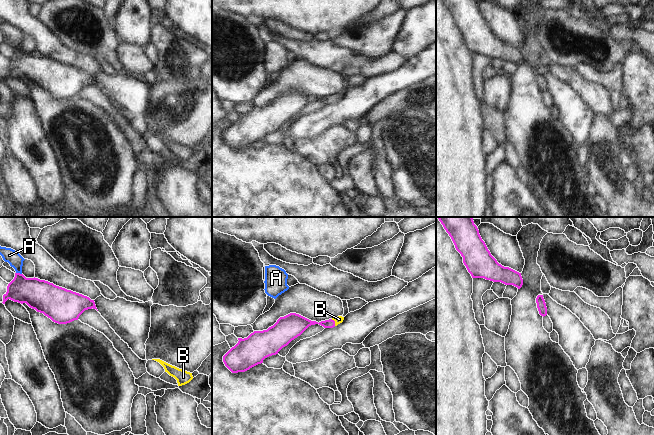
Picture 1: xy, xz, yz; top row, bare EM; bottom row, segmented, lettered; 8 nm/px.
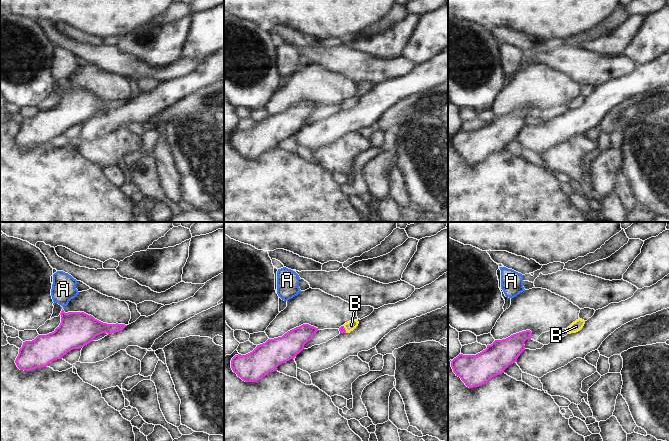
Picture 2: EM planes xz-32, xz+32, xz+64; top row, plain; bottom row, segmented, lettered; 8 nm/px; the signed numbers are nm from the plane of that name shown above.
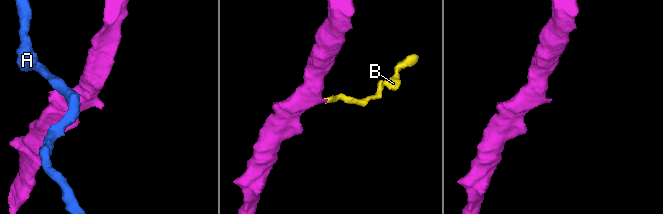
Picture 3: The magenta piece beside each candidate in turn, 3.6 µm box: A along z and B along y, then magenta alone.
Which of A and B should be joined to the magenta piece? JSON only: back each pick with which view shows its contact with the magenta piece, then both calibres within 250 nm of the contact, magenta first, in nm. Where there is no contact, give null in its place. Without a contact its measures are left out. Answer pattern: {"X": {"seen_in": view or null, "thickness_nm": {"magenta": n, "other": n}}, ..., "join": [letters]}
{"B": {"seen_in": "xz", "thickness_nm": {"magenta": 100, "other": 60}}, "join": ["B"]}

